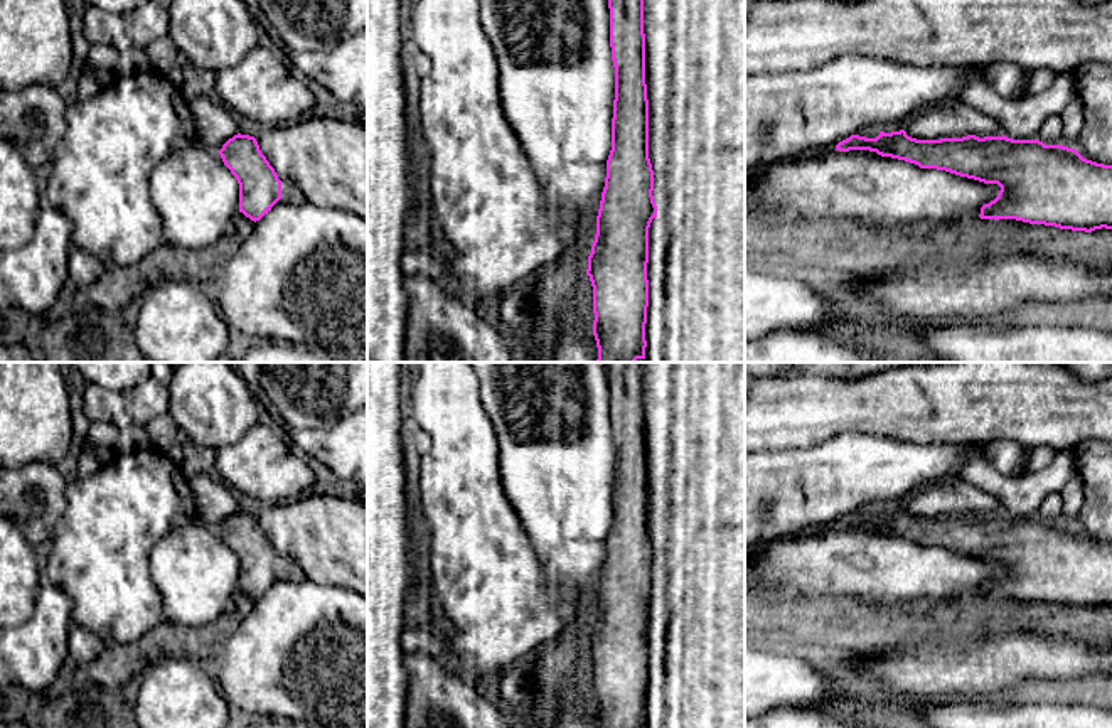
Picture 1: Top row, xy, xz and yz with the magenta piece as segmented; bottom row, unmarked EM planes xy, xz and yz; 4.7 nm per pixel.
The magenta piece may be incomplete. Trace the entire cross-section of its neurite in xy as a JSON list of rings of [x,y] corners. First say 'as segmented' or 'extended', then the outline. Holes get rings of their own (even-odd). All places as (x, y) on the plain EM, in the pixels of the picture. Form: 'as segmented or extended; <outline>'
as segmented; [[[234,512],[219,533],[239,561],[239,590],[259,598],[281,576],[281,558],[254,514]]]

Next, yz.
as segmented; [[[905,507],[876,516],[851,512],[836,522],[839,529],[869,527],[918,543],[1001,565],[997,575],[981,585],[981,597],[1016,597],[1029,602],[1085,608],[1112,607],[1112,543],[1083,536],[1075,526],[1045,522],[1040,517],[967,512],[962,516],[917,517]]]

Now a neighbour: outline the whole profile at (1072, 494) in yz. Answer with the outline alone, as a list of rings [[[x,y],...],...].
[[[1077,472],[1060,490],[1060,495],[1061,495],[1061,522],[1075,526],[1083,502],[1083,485]]]

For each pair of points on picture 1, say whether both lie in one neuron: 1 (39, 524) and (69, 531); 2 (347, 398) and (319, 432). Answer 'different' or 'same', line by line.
1: different
2: same

